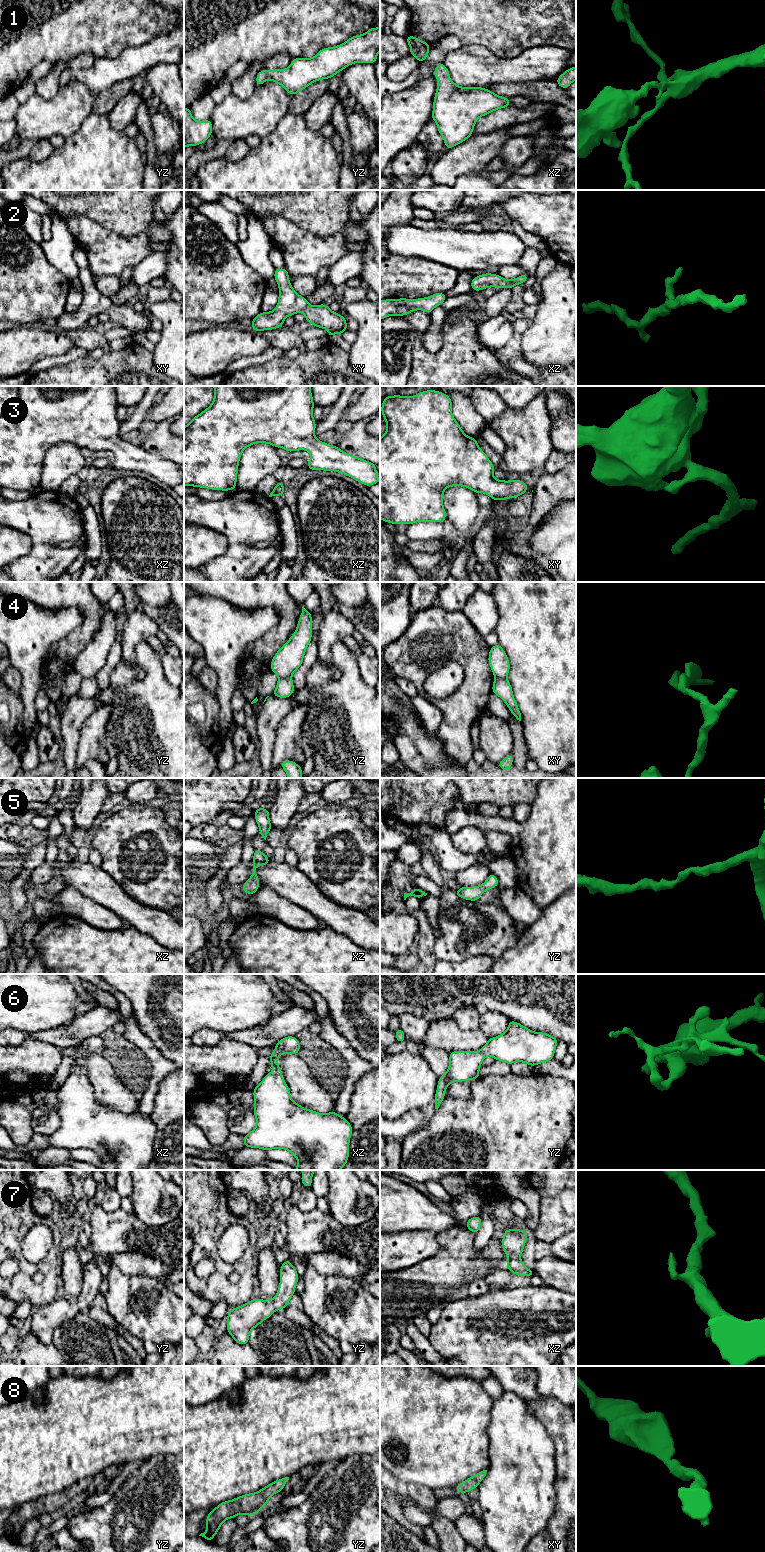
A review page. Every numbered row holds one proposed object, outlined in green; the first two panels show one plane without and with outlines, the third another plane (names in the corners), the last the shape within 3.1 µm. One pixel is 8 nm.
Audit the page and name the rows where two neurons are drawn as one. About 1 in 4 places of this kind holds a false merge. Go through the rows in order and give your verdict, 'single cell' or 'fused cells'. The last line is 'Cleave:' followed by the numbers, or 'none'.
1: single cell
2: single cell
3: single cell
4: fused cells
5: single cell
6: single cell
7: single cell
8: single cell
Cleave: 4

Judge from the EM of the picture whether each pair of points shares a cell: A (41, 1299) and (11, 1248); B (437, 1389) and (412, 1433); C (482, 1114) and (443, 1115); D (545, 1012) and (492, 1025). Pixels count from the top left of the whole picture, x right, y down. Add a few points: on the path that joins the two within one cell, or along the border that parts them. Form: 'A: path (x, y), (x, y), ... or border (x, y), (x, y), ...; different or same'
A: path (28, 1286), (25, 1283), (25, 1265), (23, 1261); same
B: path (426, 1400), (416, 1410), (416, 1422); same
C: path (472, 1119), (453, 1119); same
D: border (488, 1009), (501, 1012), (509, 1020); different

